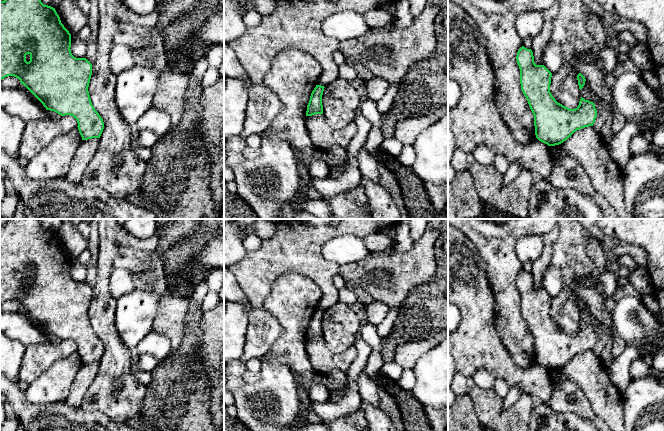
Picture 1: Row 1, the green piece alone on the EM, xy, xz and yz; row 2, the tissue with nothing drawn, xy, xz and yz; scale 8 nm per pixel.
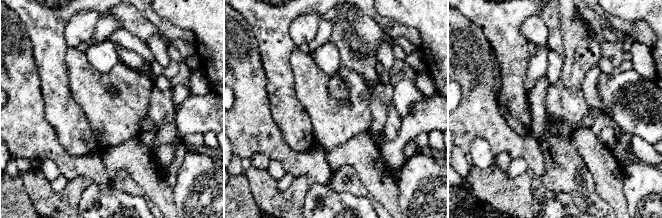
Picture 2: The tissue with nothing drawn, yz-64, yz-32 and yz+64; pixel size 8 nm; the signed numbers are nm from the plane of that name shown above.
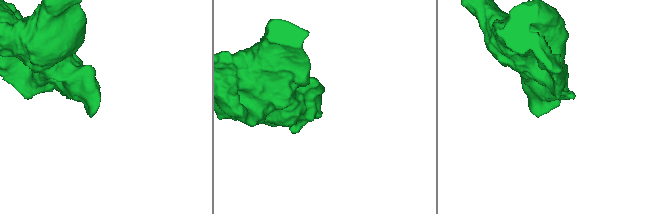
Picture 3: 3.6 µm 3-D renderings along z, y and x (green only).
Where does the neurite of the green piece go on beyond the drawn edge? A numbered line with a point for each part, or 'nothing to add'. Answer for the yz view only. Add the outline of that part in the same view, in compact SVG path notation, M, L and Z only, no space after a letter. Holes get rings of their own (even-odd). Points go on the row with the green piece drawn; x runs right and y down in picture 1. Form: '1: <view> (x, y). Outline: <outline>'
nothing to add

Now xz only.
nothing to add

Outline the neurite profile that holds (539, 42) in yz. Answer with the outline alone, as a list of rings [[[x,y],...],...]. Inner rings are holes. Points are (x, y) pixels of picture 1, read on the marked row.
[[[545,21],[542,32],[532,39],[531,50],[534,56],[534,62],[536,65],[544,65],[543,63],[543,50],[549,43],[553,28],[553,21]]]

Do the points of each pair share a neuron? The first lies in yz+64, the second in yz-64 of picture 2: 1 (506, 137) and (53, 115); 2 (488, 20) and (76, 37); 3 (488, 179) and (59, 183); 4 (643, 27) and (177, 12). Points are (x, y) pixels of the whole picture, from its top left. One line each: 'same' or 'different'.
1: different
2: different
3: different
4: different

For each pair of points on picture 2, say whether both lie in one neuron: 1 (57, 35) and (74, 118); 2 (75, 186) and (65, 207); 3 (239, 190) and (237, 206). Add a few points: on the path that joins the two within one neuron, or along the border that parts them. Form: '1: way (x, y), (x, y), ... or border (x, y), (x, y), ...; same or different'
1: way (55, 56), (55, 89), (57, 97); same
2: way (72, 191), (67, 202); same
3: way (237, 194), (237, 202); same

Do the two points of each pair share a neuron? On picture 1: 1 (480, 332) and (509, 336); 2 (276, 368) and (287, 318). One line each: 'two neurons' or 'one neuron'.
1: two neurons
2: two neurons

